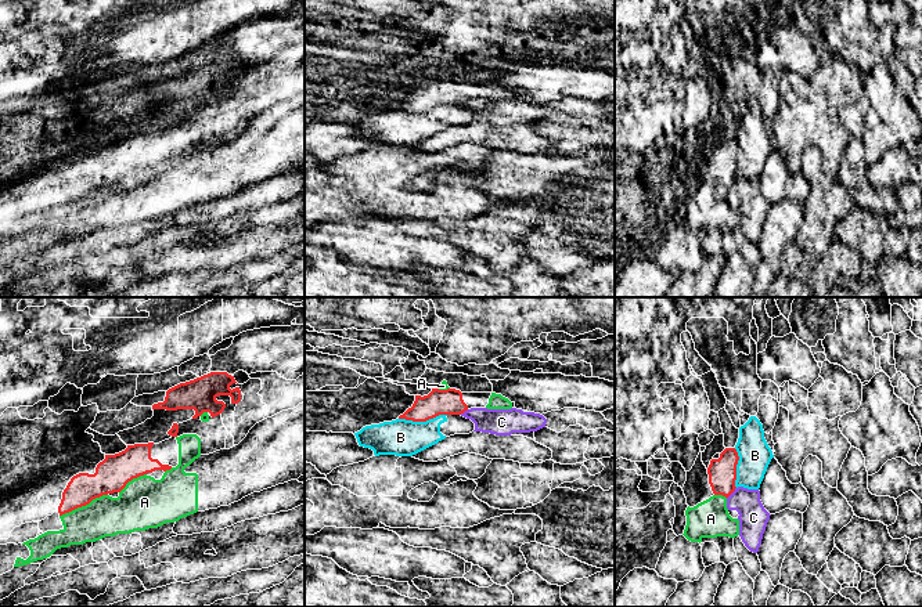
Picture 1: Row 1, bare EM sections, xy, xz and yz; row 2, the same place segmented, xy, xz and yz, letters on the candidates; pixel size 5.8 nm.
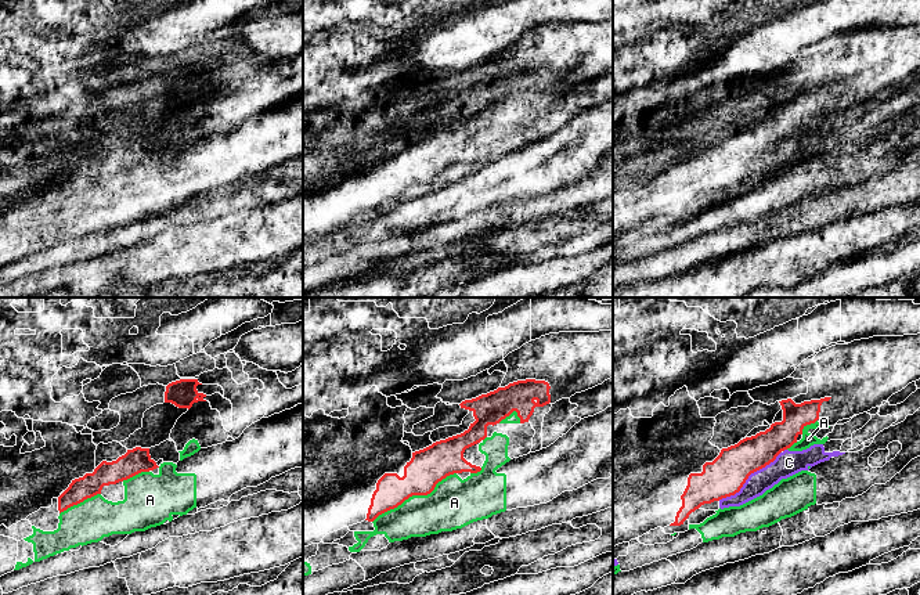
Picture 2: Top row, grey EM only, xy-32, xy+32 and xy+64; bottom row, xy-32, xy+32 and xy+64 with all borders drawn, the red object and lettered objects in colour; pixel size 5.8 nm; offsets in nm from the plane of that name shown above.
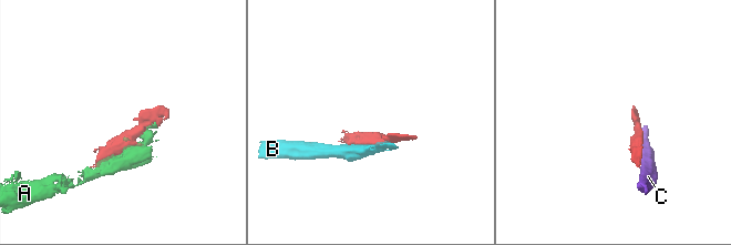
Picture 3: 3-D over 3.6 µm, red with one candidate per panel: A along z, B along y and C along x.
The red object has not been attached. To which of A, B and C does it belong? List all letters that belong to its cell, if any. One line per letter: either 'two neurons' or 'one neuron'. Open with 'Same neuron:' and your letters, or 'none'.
Same neuron: none
A: two neurons
B: two neurons
C: two neurons

